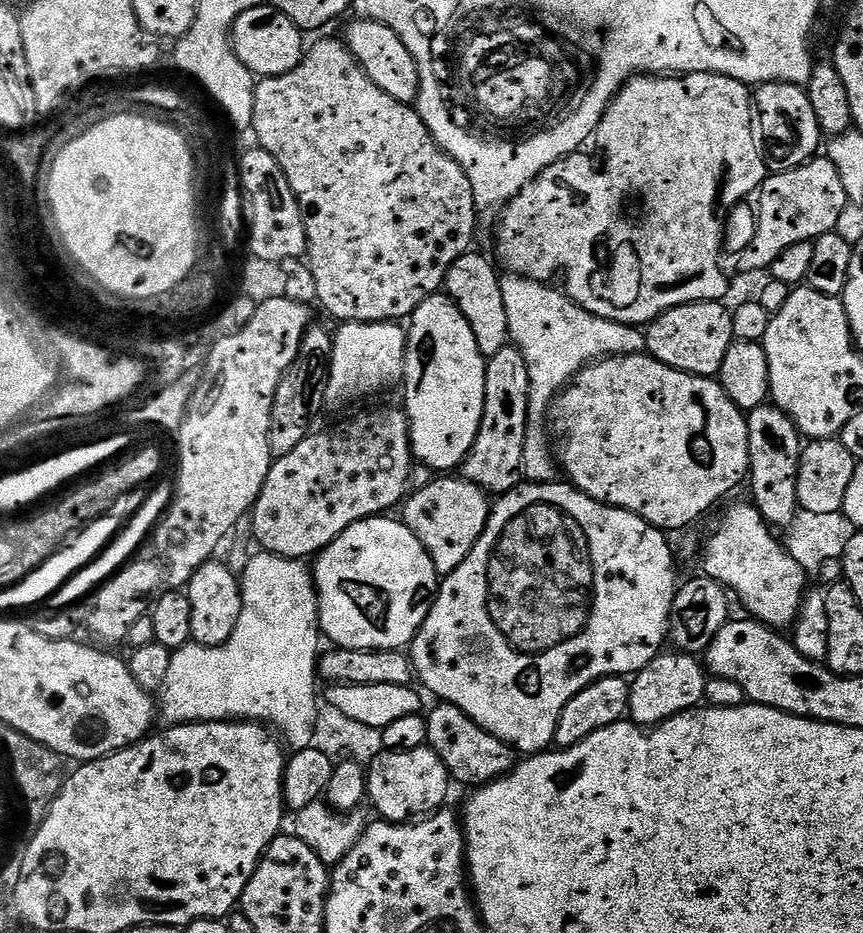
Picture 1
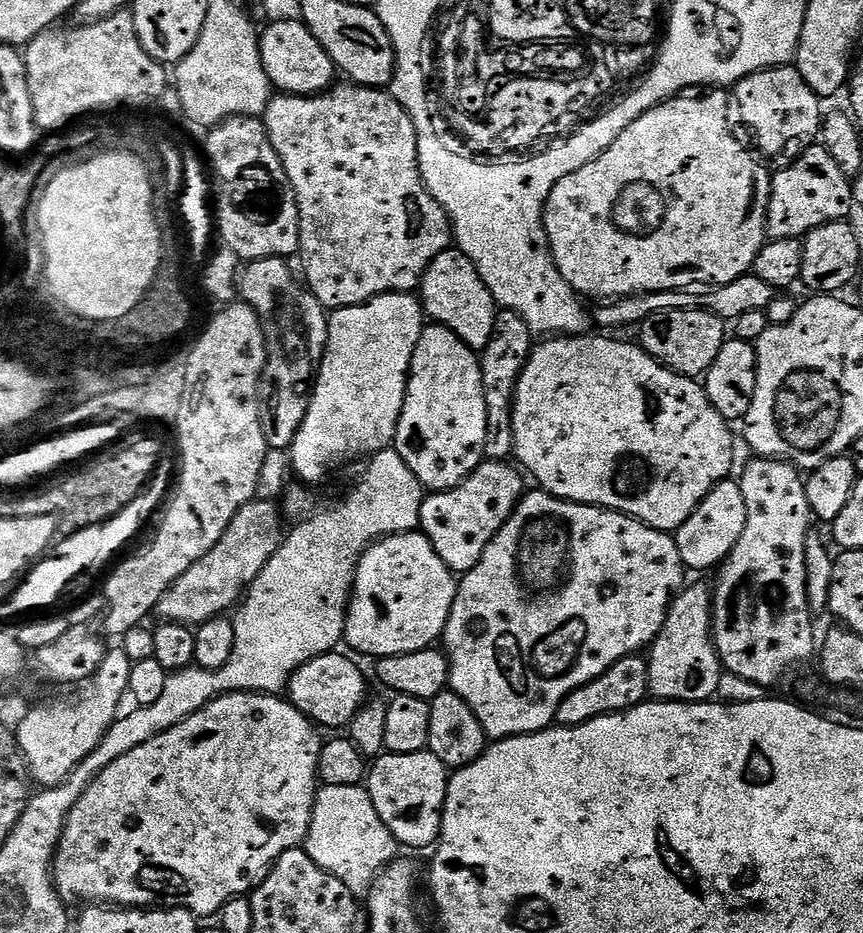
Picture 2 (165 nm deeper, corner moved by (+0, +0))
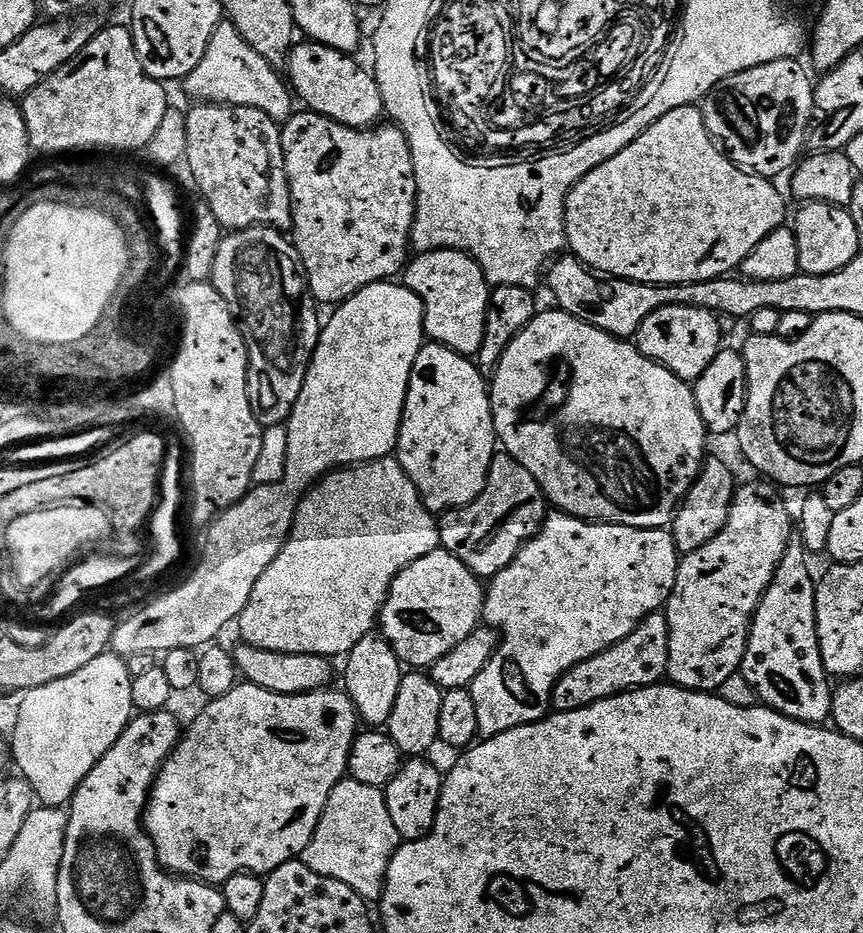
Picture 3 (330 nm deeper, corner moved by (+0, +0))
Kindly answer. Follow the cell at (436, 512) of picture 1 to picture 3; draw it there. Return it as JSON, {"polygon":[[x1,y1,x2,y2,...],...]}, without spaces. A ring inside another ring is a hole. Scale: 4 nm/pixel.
{"polygon":[[497,454,492,457,488,481,482,494,478,494,478,498,474,498,474,502,443,513,439,517,440,547,446,549,450,554,454,554,454,558,466,562,468,569,476,576,491,578,497,576,520,553,520,547,528,539,536,536,540,527,544,525,544,518,549,515,549,512,550,505,544,491,538,486,534,474,530,474,530,470,526,470,526,466,519,464,513,456]]}

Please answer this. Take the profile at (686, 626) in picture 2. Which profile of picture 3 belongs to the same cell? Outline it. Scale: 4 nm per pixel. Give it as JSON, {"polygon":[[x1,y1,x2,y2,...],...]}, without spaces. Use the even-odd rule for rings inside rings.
{"polygon":[[755,479,737,487,728,521,720,533,698,550,687,553,678,566,678,578,666,605,666,615,670,630,667,679,679,688,715,693,726,678,739,673,740,663,744,661,748,649,752,615,766,594,793,537,794,516,788,513,788,504,780,497,781,489,767,479]]}

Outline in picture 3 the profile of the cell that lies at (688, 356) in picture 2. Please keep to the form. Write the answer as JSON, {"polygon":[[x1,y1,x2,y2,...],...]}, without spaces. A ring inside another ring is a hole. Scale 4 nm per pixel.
{"polygon":[[668,304,665,308,654,310,654,314,650,314,644,319,642,326,638,326,634,343,646,358,666,366,666,370,670,370,678,378,695,382,706,370,706,366,710,366,710,362,714,362,714,358,722,351,720,324,716,320,719,320,717,313,710,312,706,308,695,308,689,304]]}

